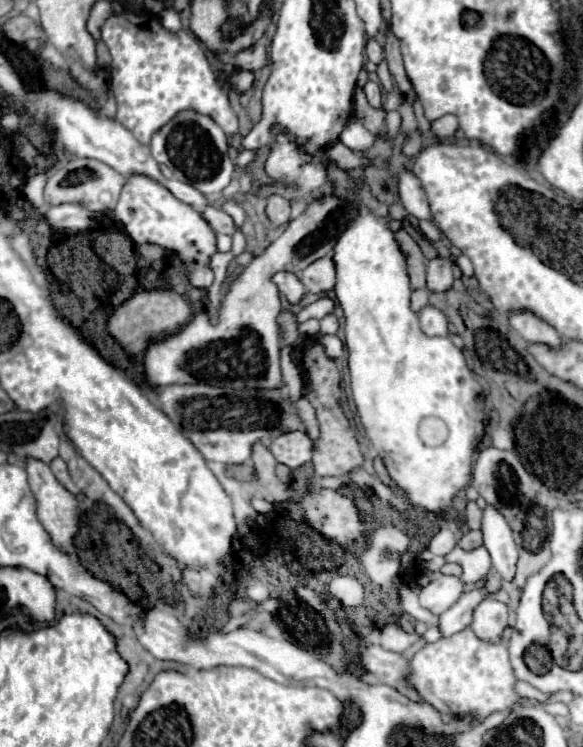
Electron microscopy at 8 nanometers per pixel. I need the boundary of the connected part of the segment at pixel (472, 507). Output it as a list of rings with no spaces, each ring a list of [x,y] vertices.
[[[469,502],[469,504],[467,504],[467,508],[465,508],[465,518],[467,518],[467,522],[469,522],[471,528],[477,528],[477,522],[479,522],[479,518],[481,518],[481,510],[477,508],[475,502]]]

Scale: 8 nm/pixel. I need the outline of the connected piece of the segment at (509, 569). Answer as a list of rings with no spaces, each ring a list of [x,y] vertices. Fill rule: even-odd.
[[[487,504],[483,510],[481,532],[483,532],[483,546],[489,550],[497,572],[505,580],[513,580],[515,562],[517,562],[517,546],[513,542],[513,534],[505,516],[491,504]]]

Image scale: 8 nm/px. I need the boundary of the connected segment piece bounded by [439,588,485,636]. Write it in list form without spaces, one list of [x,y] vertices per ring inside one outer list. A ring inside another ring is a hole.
[[[475,588],[469,592],[463,592],[461,598],[457,600],[457,604],[453,604],[449,610],[445,610],[439,616],[439,630],[443,636],[451,636],[457,634],[461,630],[465,630],[471,620],[473,620],[473,608],[477,608],[477,604],[485,598],[485,590],[483,588]]]

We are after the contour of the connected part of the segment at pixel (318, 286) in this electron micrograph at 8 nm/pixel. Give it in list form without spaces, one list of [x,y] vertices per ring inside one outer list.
[[[331,256],[319,258],[313,264],[309,264],[301,272],[299,280],[303,282],[303,286],[311,294],[327,294],[329,290],[333,290],[333,286],[335,286],[335,266],[333,266]]]

